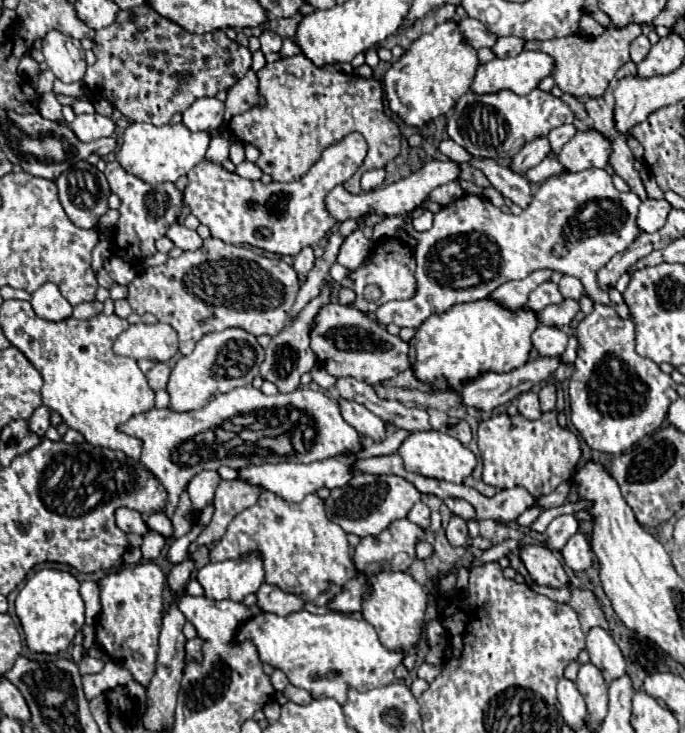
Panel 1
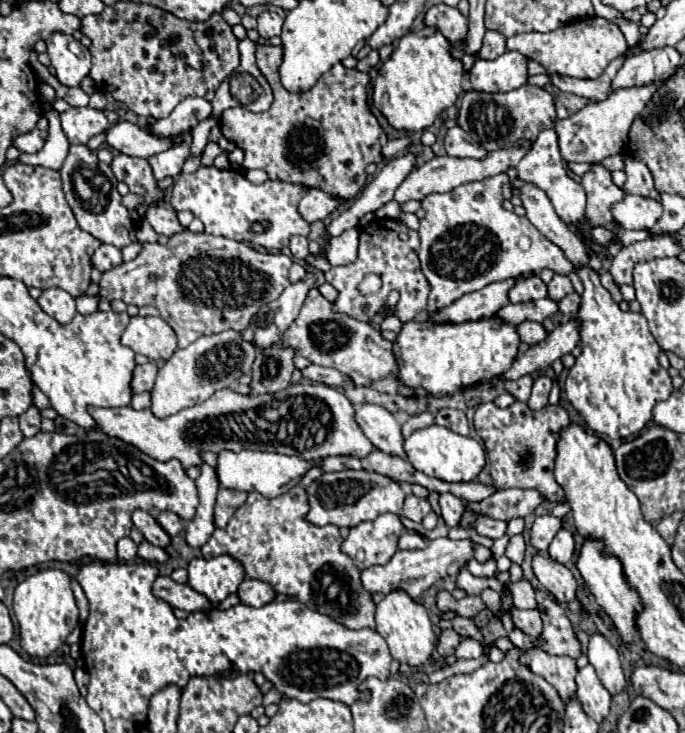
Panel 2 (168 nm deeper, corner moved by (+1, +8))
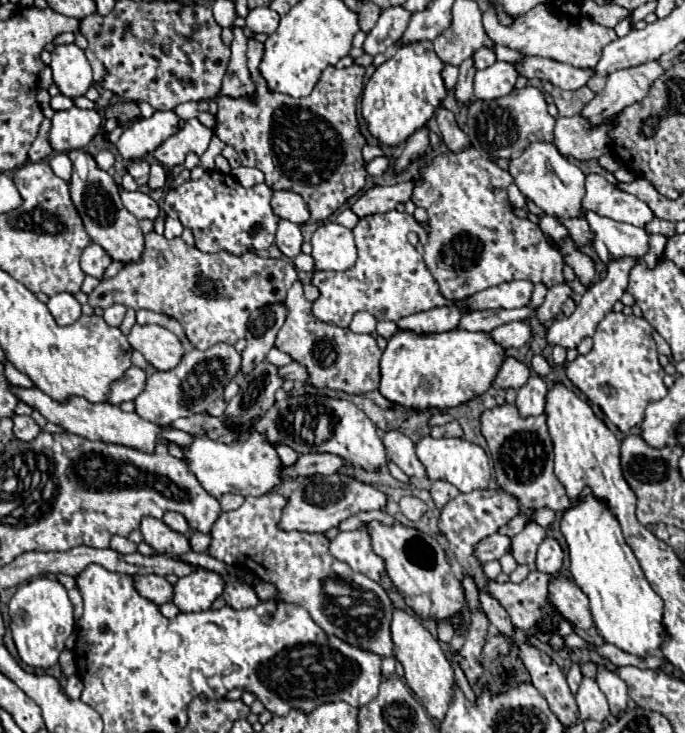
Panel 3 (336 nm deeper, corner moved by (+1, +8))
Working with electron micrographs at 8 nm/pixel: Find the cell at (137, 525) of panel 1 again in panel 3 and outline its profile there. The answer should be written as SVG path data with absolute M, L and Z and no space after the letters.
M146 516L140 524L140 530L144 534L144 542L150 544L156 554L168 554L168 556L178 558L190 550L188 538L180 532L174 532L158 518Z

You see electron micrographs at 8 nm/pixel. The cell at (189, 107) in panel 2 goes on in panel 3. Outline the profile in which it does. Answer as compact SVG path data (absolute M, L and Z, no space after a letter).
M156 110L150 118L134 122L130 128L124 130L116 148L120 156L128 162L142 160L154 152L164 140L168 140L178 130L178 116L170 110L160 112Z

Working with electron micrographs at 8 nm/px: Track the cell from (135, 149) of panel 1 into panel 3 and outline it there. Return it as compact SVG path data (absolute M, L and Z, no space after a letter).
M152 164L152 172L150 172L148 186L150 186L150 190L158 190L158 188L166 186L166 176L164 176L162 164Z

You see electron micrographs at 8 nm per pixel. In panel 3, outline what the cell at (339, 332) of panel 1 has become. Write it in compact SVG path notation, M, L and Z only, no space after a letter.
M294 282L286 296L288 316L284 326L276 336L276 348L286 352L294 362L306 368L308 380L306 384L314 388L330 388L348 394L366 394L376 390L380 384L380 356L382 350L376 346L374 336L370 334L354 334L348 328L338 328L332 324L324 324L316 320L310 312L312 302L304 298L302 284Z

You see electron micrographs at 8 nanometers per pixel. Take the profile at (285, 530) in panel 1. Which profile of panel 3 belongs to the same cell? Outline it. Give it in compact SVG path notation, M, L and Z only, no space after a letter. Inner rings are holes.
M268 492L258 498L248 496L240 508L222 512L210 532L212 544L208 554L230 566L244 566L262 580L276 584L280 600L304 606L326 634L338 636L356 648L378 654L380 658L392 656L390 616L394 606L386 590L378 582L352 572L348 564L330 556L328 538L322 534L282 532L276 524L286 502L288 500L282 494ZM326 580L336 582L334 592L324 590Z

